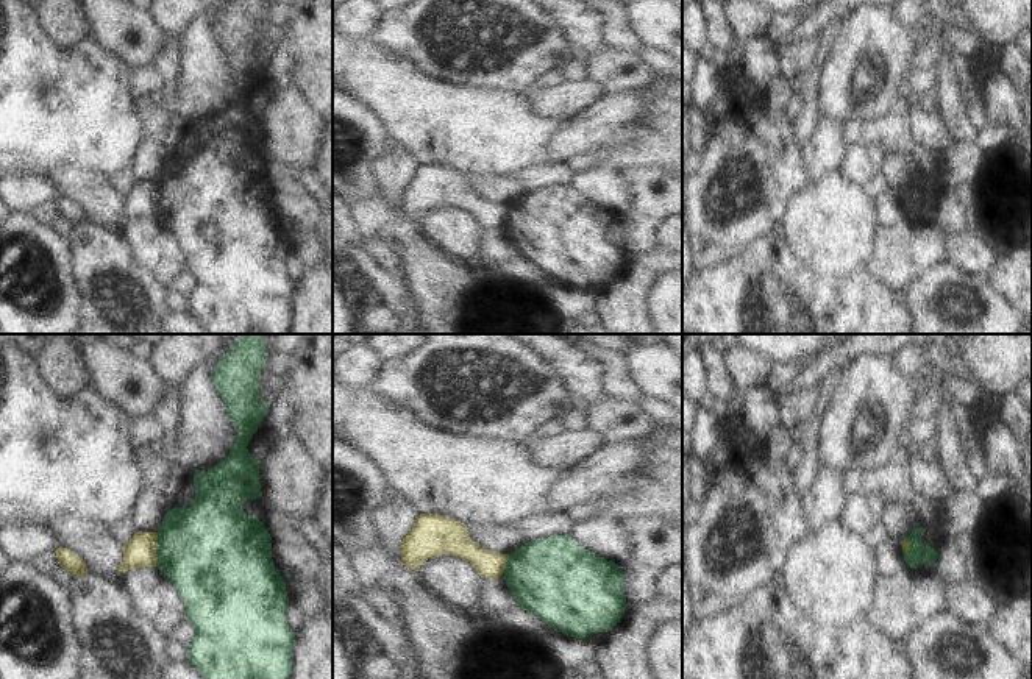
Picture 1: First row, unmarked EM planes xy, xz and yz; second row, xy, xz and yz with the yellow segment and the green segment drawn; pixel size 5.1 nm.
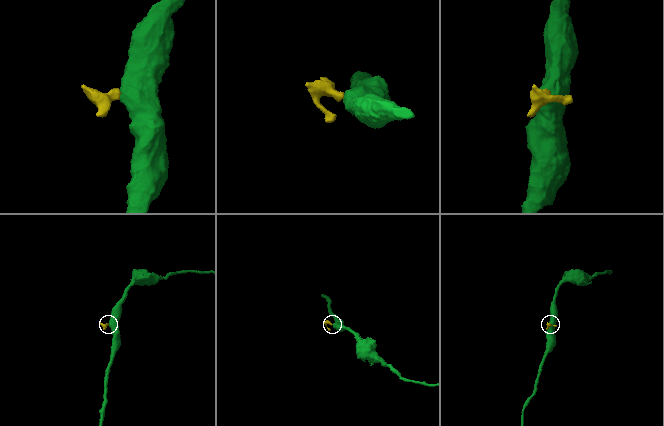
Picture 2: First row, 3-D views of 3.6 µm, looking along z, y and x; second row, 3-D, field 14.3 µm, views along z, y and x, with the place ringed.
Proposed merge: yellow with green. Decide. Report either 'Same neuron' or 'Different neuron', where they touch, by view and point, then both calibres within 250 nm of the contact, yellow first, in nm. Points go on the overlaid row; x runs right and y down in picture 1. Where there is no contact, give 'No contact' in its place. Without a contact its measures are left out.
Different neuron. Touches yellow at xy (156, 548). Thickness 160 nm (yellow) against 460 nm.

